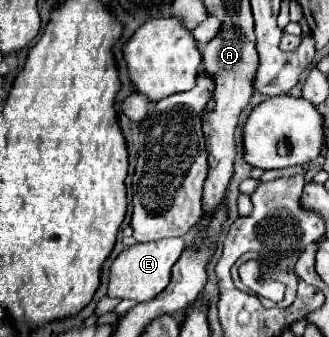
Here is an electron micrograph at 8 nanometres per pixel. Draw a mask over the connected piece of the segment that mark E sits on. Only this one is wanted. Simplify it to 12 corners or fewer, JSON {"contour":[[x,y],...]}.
{"contour":[[183,237],[135,243],[111,265],[109,297],[159,295]]}

